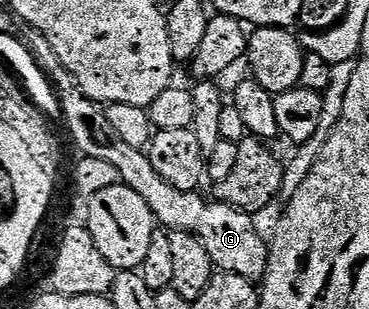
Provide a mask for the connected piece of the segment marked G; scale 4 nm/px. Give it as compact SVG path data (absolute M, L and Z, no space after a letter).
M37 35L31 38L30 45L34 48L43 71L58 84L58 101L62 104L63 115L66 116L66 129L70 132L75 147L79 149L77 152L92 159L105 159L112 163L112 167L116 167L118 172L119 182L136 191L136 195L140 195L140 199L148 203L159 226L170 231L190 233L196 239L200 239L200 243L204 243L204 251L212 255L215 270L235 273L255 283L261 282L266 275L270 246L267 238L262 238L261 231L254 226L254 221L250 218L253 216L245 209L237 209L217 199L205 201L200 195L201 192L180 191L172 187L172 183L160 179L160 175L156 175L156 169L152 167L149 156L143 150L124 143L124 139L116 135L112 123L108 123L103 106L88 99L88 95L84 95L76 79L60 63L48 39Z

